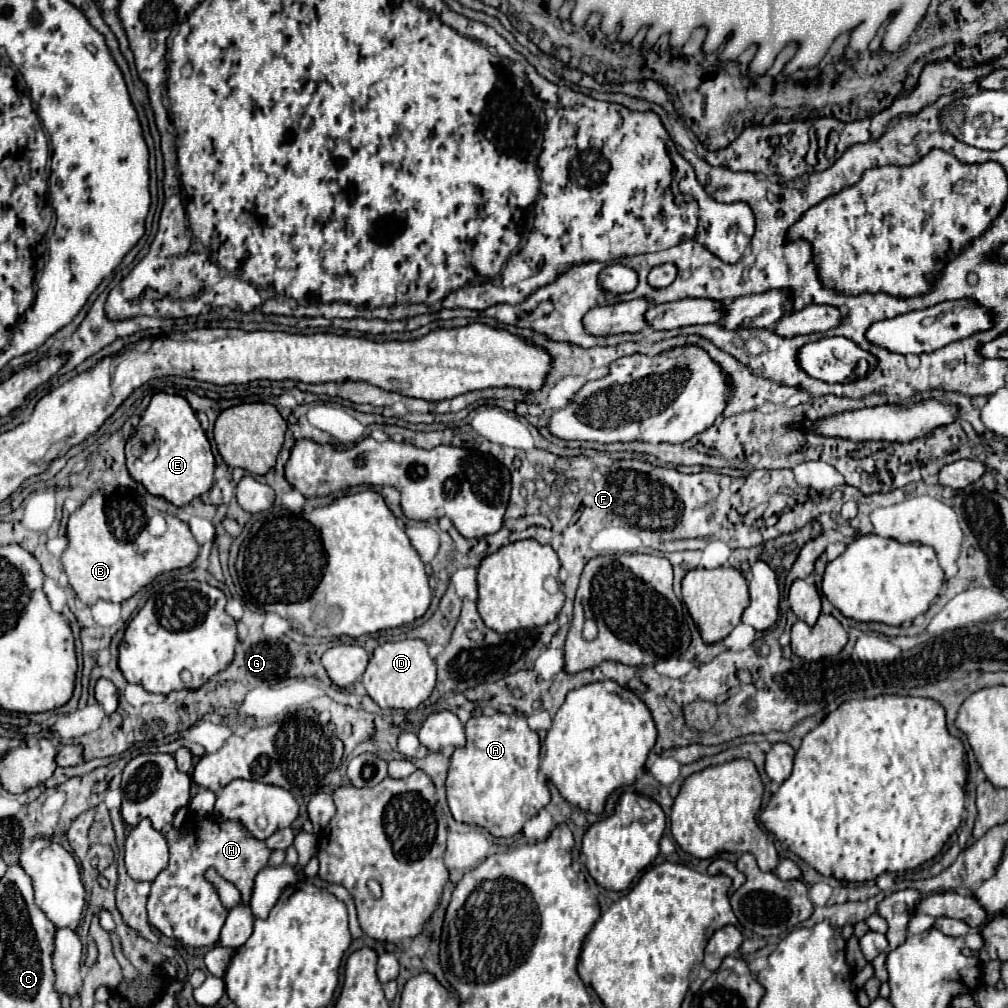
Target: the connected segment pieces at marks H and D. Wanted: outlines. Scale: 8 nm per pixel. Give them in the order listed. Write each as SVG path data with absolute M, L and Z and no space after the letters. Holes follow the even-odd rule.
M213 816L195 818L183 830L169 828L165 832L169 844L169 866L159 872L151 884L151 894L147 902L149 922L163 932L167 938L179 940L183 946L191 948L211 948L219 942L221 928L227 918L227 908L221 904L215 886L205 878L207 868L215 868L221 878L231 882L241 892L241 904L249 904L255 884L255 874L263 870L269 862L271 850L259 838L255 838L241 822L219 820ZM179 886L179 898L171 904L161 904L159 894L163 888Z
M419 638L387 642L375 648L361 682L371 700L381 708L413 710L425 698L429 698L431 690L435 688L435 662L427 652L427 644Z

